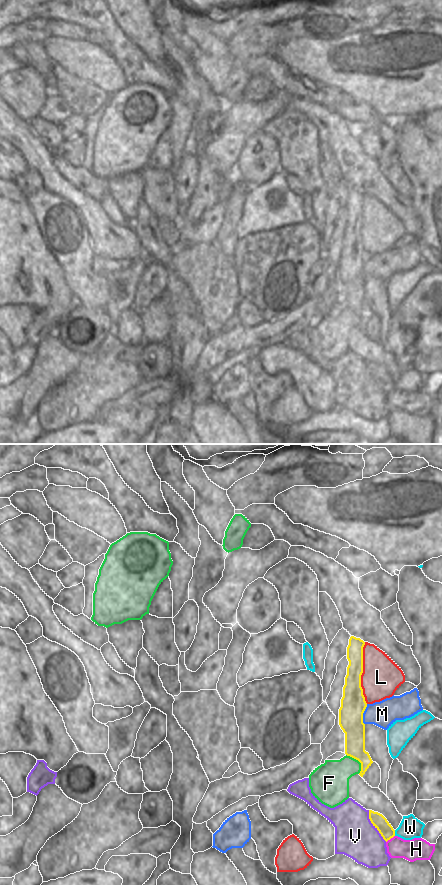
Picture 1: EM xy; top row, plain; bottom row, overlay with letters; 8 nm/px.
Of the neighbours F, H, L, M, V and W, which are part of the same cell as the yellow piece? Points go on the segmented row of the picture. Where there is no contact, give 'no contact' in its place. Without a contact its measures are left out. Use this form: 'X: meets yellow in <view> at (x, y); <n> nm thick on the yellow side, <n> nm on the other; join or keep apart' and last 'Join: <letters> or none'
F: meets yellow in xy at (358, 760); 170 nm thick on the yellow side, 260 nm on the other; keep apart
H: meets yellow in xy at (390, 838); 110 nm thick on the yellow side, 180 nm on the other; keep apart
L: meets yellow in xy at (362, 672); 190 nm thick on the yellow side, 320 nm on the other; keep apart
M: meets yellow in xy at (362, 714); 200 nm thick on the yellow side, 200 nm on the other; keep apart
V: meets yellow in xy at (373, 825); 110 nm thick on the yellow side, 340 nm on the other; keep apart
W: meets yellow in xy at (394, 833); 110 nm thick on the yellow side, 180 nm on the other; keep apart
Join: none

